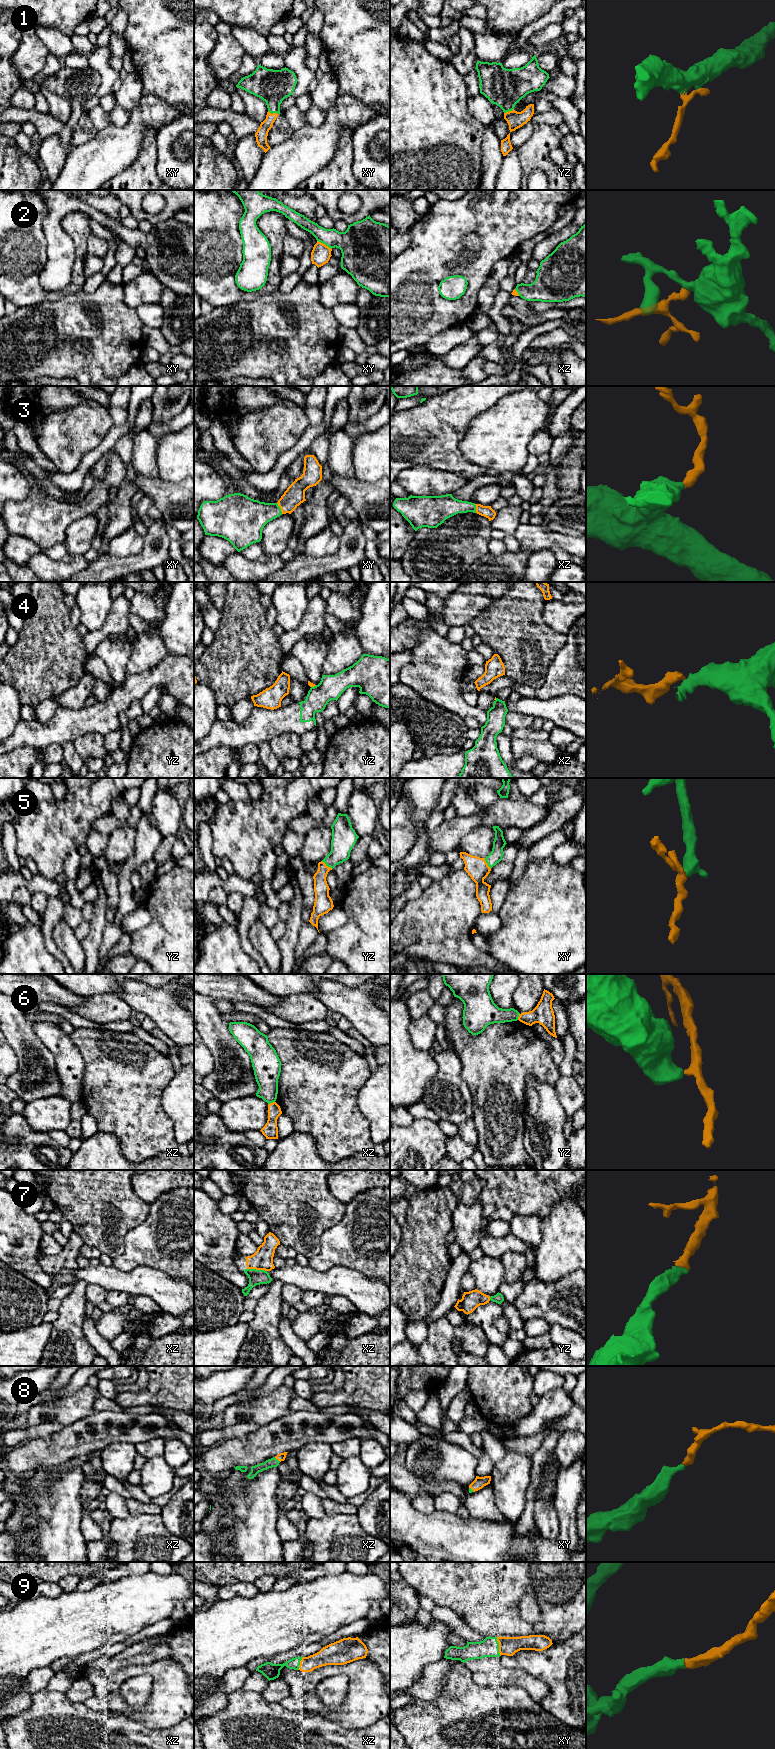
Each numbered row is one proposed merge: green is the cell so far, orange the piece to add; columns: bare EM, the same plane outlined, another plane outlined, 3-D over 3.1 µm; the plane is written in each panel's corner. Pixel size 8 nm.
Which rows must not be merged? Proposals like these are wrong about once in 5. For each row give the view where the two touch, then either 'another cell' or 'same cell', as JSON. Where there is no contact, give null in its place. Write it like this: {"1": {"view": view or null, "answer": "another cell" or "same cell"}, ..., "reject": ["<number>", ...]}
{"1": {"view": "xy", "answer": "same cell"}, "2": {"view": "xy", "answer": "same cell"}, "3": {"view": "xy", "answer": "same cell"}, "4": {"view": "yz", "answer": "another cell"}, "5": {"view": "yz", "answer": "same cell"}, "6": {"view": "xz", "answer": "another cell"}, "7": {"view": "xz", "answer": "same cell"}, "8": {"view": "xz", "answer": "same cell"}, "9": {"view": "xy", "answer": "same cell"}, "reject": ["4", "6"]}

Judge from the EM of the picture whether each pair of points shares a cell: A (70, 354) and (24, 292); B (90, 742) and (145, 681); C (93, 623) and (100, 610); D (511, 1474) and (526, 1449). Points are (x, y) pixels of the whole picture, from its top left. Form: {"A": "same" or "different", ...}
{"A": "different", "B": "different", "C": "same", "D": "different"}

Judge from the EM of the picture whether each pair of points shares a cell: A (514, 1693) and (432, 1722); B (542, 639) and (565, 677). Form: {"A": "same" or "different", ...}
{"A": "same", "B": "different"}

